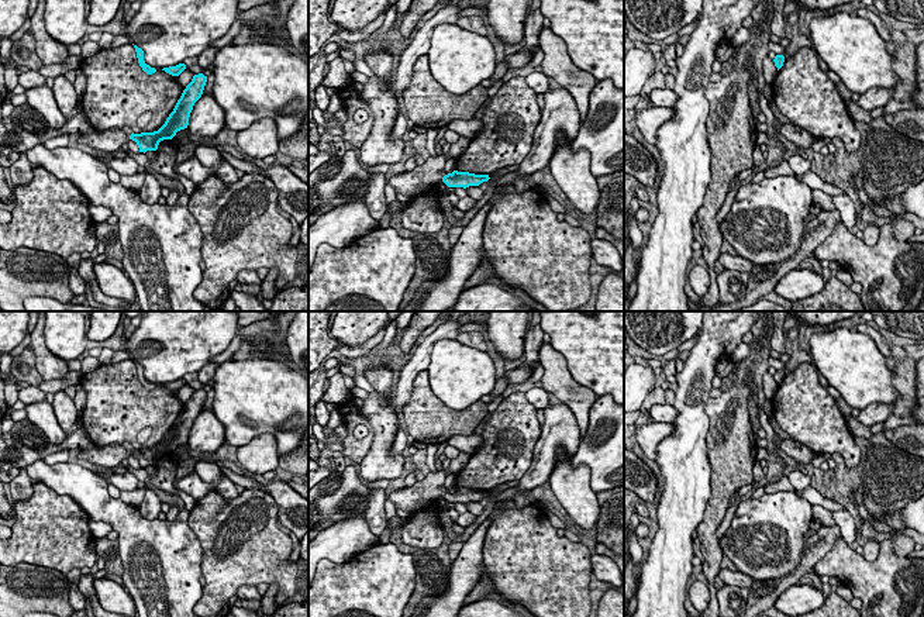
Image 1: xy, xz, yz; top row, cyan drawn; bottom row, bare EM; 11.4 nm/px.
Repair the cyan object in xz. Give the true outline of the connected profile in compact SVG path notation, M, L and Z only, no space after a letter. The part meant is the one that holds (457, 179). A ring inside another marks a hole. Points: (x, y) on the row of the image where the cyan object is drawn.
M445 155L428 156L423 165L417 165L411 172L393 175L387 183L396 192L396 200L400 203L411 203L416 197L424 194L438 182L444 182L448 187L479 186L487 182L489 175L475 175L469 172L445 173Z

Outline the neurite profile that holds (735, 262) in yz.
M720 254L717 261L724 266L724 269L734 269L748 273L752 270L754 266L751 261L744 259L739 255Z

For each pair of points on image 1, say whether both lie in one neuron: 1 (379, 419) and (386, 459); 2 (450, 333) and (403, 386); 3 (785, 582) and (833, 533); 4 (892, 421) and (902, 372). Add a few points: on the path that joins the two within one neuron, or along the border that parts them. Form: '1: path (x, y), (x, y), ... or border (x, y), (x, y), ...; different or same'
1: path (382, 428), (382, 450); same
2: path (434, 338), (410, 371); same
3: path (797, 572), (820, 545); same
4: path (903, 409), (904, 385); same

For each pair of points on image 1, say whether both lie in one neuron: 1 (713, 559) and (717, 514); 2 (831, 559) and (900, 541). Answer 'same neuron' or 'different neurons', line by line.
1: same neuron
2: different neurons

